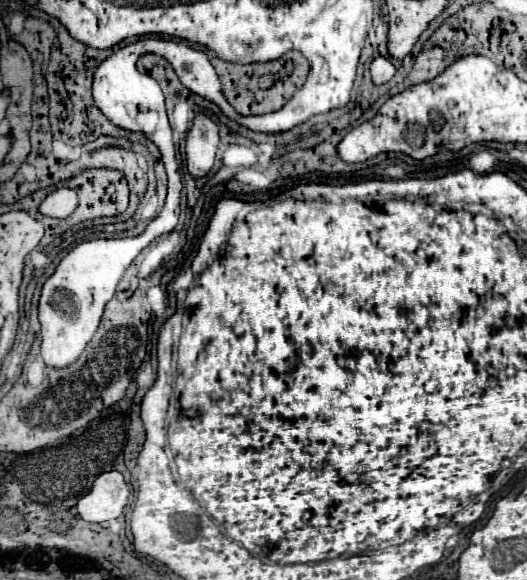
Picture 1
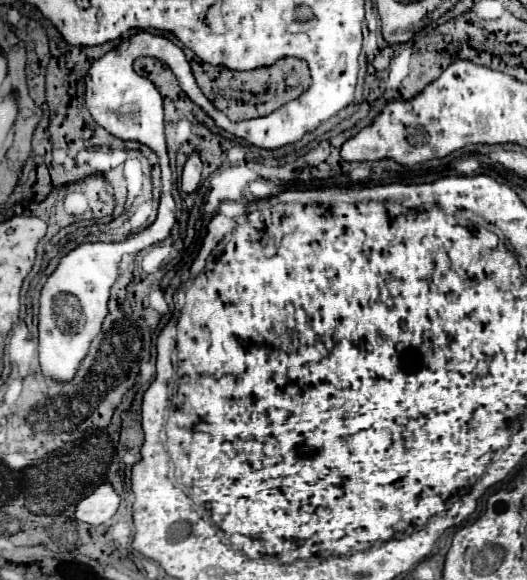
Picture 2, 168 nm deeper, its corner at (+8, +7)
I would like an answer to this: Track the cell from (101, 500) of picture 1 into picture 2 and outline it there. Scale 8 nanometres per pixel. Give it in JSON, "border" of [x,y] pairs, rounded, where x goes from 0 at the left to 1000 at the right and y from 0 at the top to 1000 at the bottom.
{"border":[[[190,834],[171,855],[144,869],[144,897],[175,907],[205,900],[228,872],[228,855],[213,834]]]}

